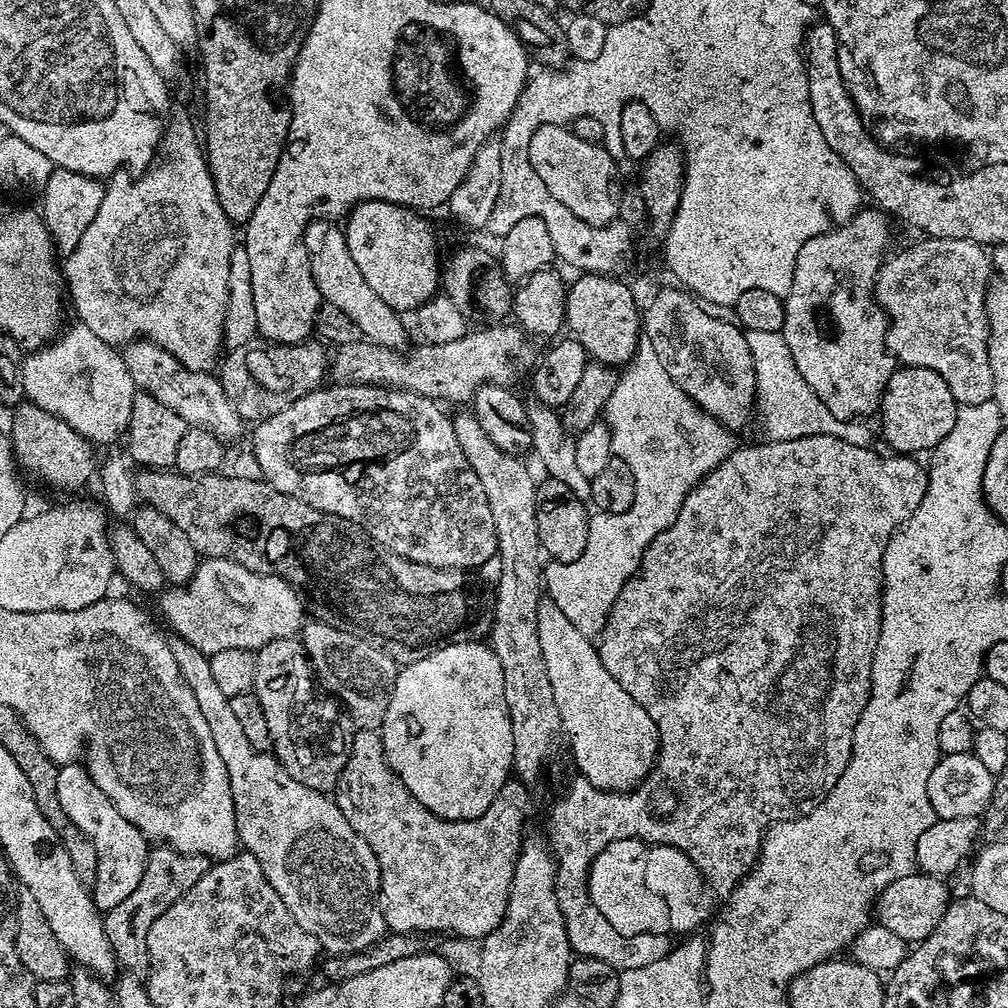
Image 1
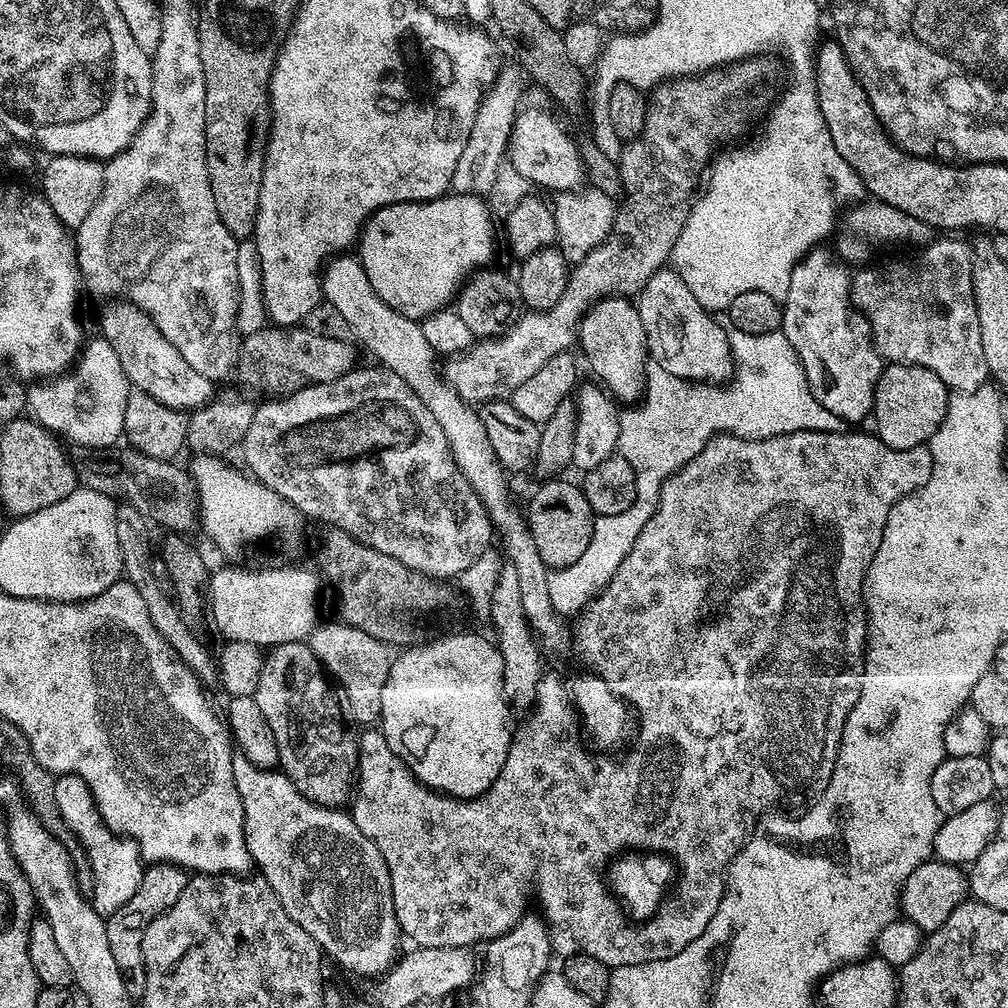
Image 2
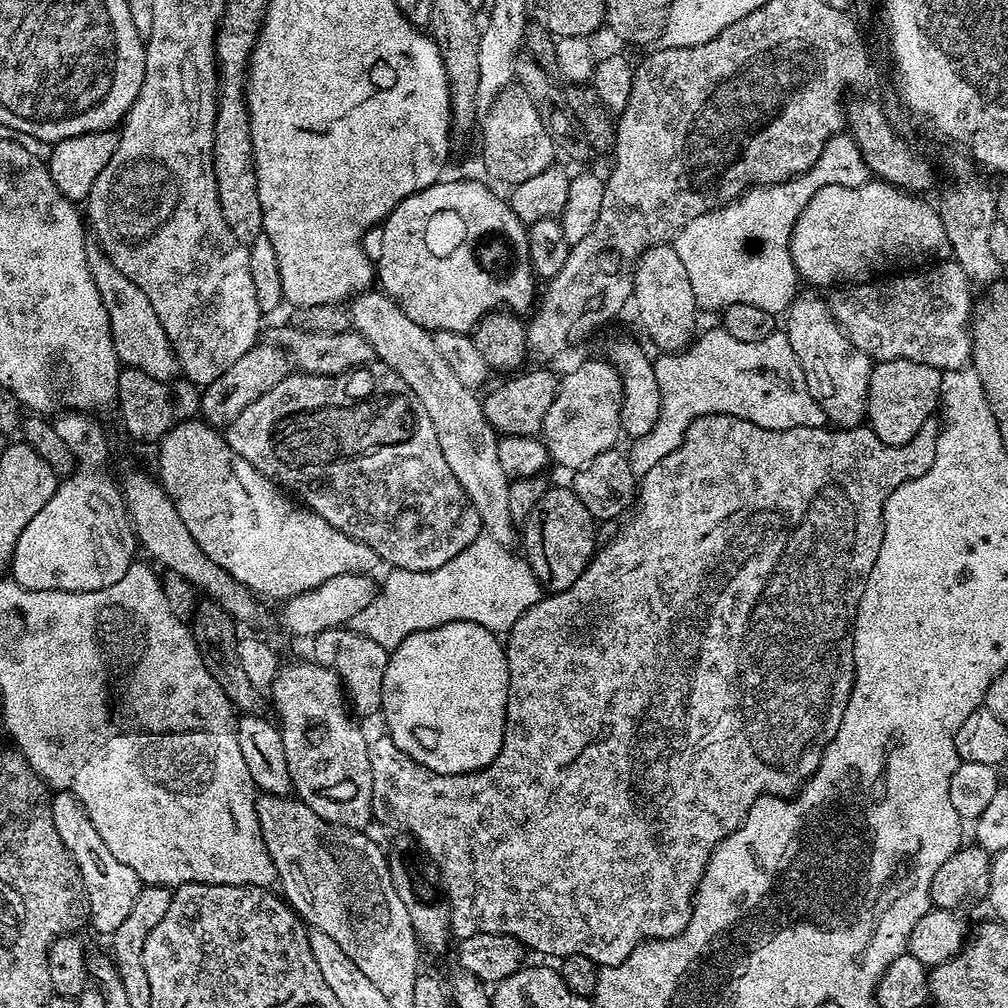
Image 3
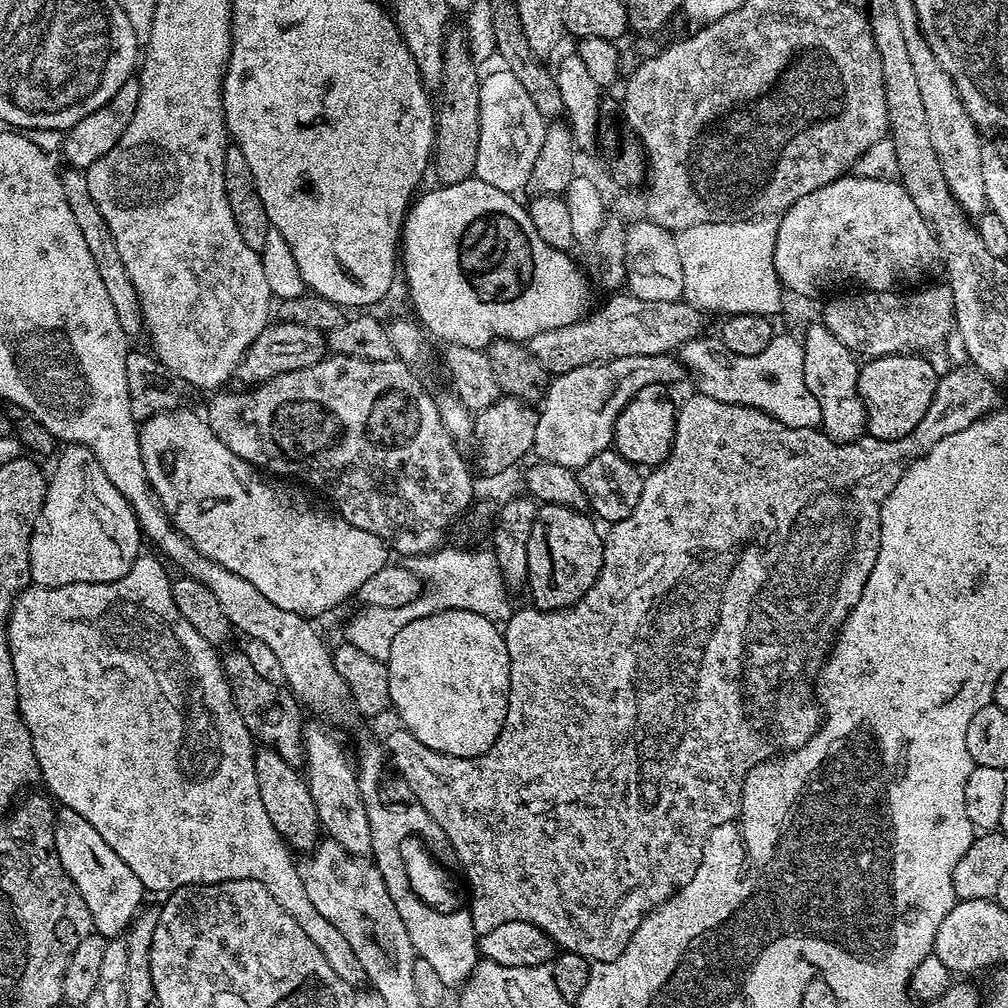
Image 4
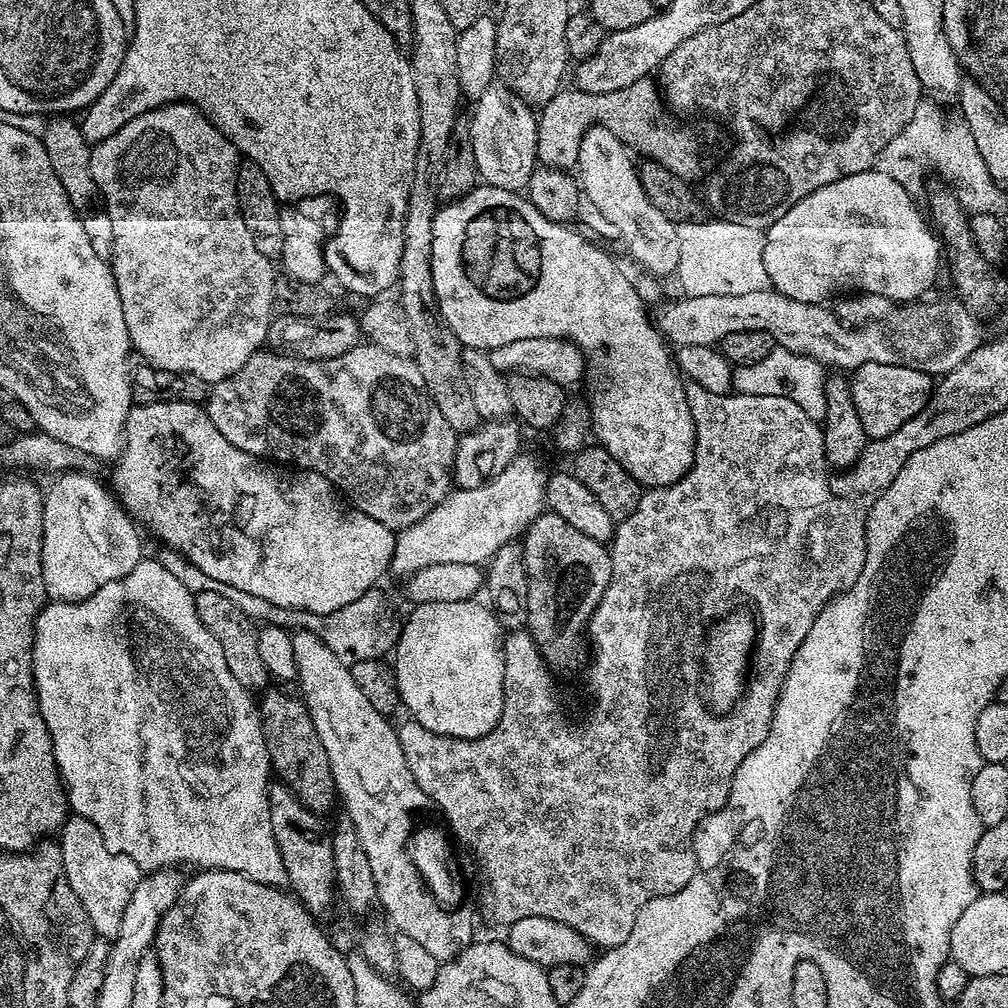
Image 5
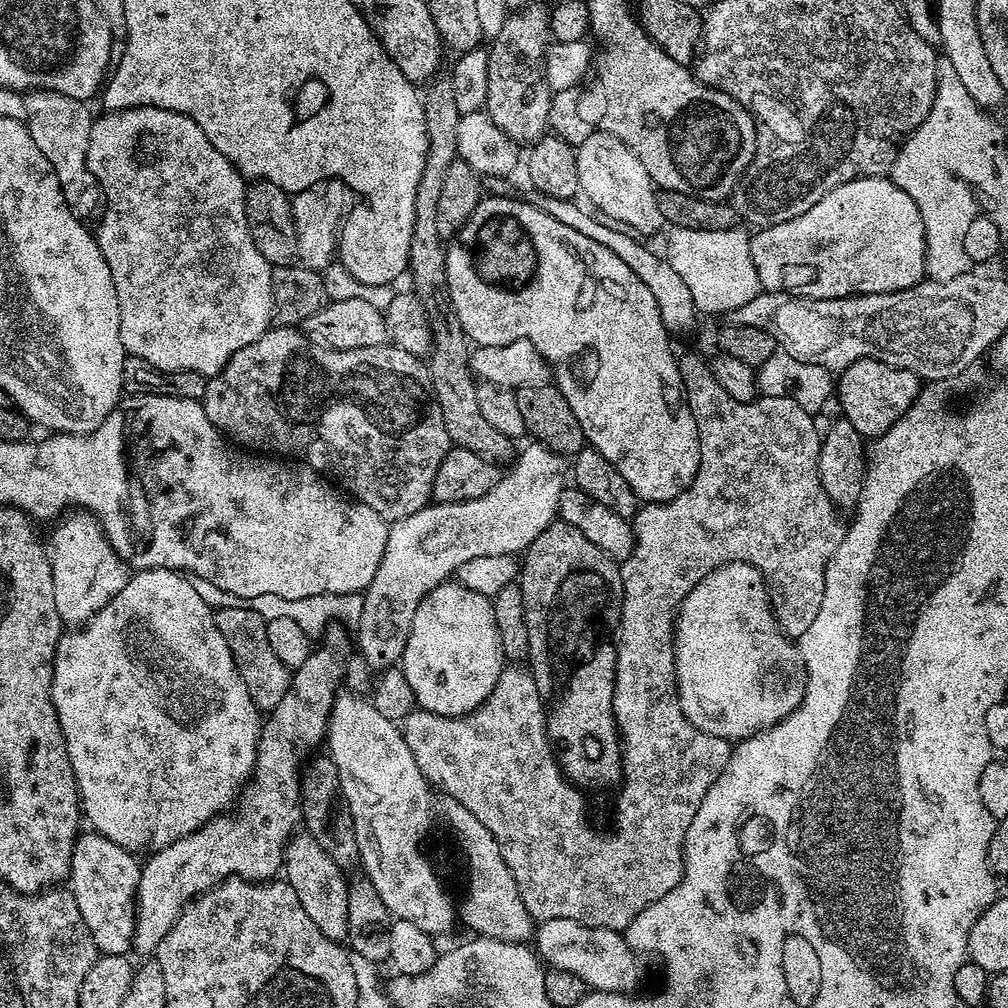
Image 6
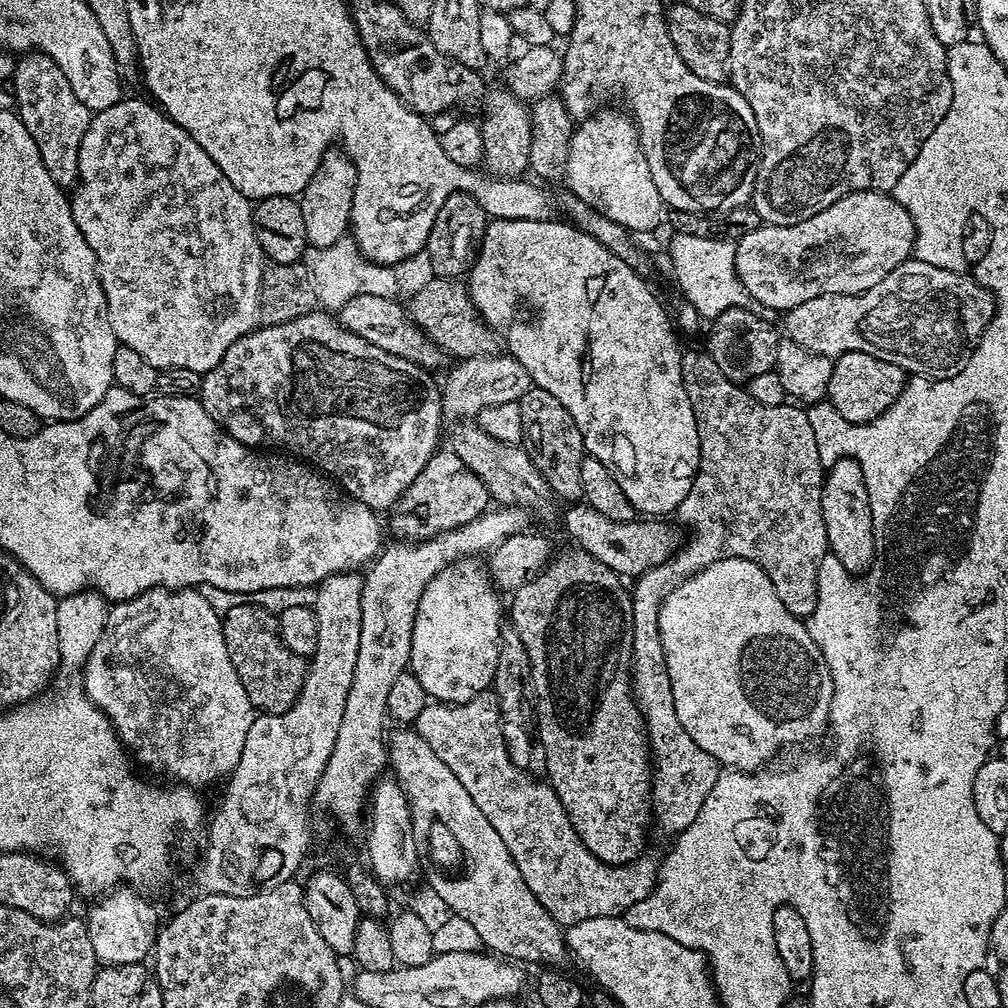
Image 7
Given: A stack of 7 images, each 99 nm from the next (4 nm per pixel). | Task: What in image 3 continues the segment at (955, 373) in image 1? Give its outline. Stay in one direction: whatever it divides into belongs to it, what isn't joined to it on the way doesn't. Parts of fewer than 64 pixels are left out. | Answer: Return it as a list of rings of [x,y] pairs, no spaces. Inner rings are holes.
[[[954,258],[941,259],[928,267],[923,270],[912,270],[907,274],[873,278],[866,284],[850,284],[831,289],[832,297],[827,297],[826,303],[832,311],[832,316],[846,334],[846,338],[850,338],[850,342],[854,342],[854,346],[858,346],[858,350],[872,357],[873,361],[913,360],[941,370],[964,368],[971,361],[970,319],[974,307],[973,285]]]

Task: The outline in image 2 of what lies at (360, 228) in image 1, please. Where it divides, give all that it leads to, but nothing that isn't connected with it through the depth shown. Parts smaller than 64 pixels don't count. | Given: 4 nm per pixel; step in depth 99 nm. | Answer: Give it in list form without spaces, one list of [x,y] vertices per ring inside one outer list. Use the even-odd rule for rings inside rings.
[[[445,194],[433,200],[391,204],[379,208],[364,225],[358,237],[358,259],[366,270],[366,278],[370,278],[370,286],[374,286],[374,294],[378,294],[386,306],[398,310],[398,314],[419,322],[430,314],[447,309],[474,270],[491,265],[488,263],[496,248],[492,220],[493,213],[478,196]]]

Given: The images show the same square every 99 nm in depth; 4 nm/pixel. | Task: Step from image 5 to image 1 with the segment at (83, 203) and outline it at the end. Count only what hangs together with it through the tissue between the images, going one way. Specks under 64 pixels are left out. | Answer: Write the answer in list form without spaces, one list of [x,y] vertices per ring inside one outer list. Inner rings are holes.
[[[143,338],[125,343],[122,355],[137,390],[150,394],[150,398],[158,398],[162,406],[174,410],[174,414],[178,414],[178,418],[182,418],[191,427],[205,428],[222,442],[236,440],[243,434],[245,421],[240,419],[238,410],[234,410],[230,398],[226,398],[226,390],[222,390],[219,379],[212,372],[190,370],[182,366],[178,358],[162,350],[162,346]]]

